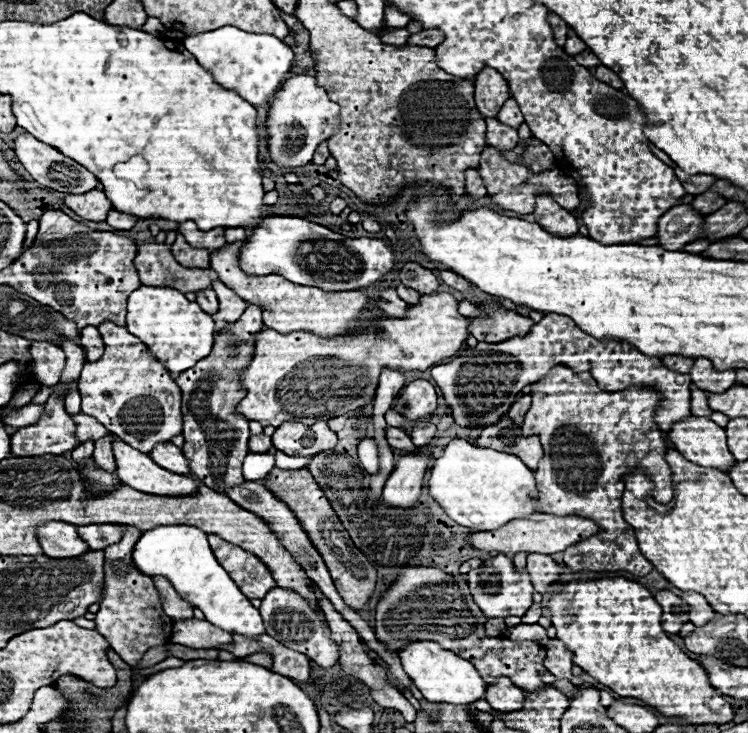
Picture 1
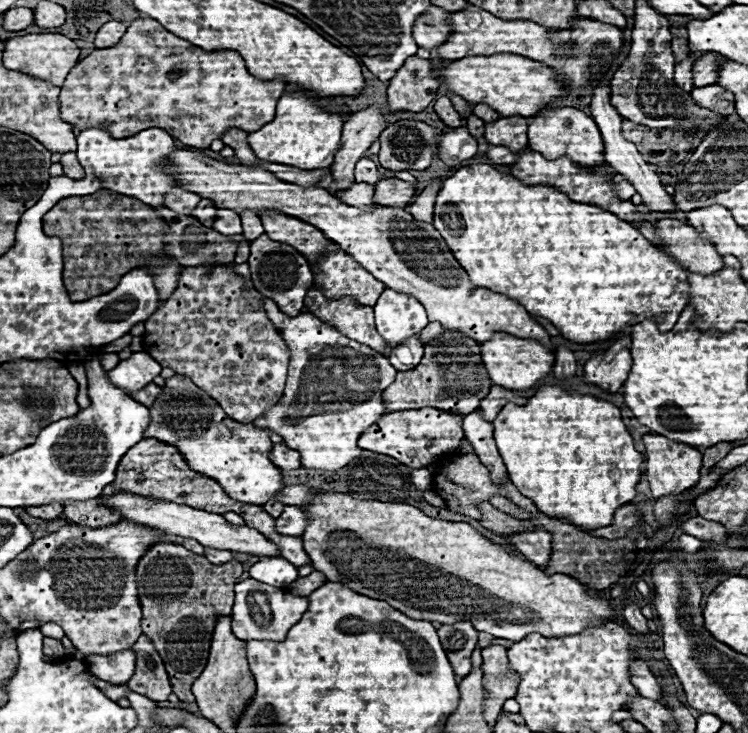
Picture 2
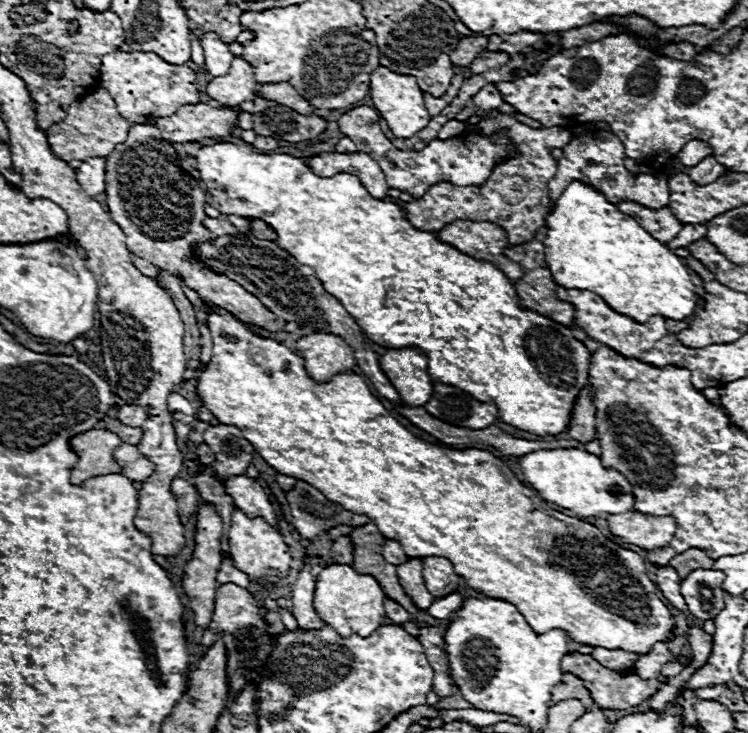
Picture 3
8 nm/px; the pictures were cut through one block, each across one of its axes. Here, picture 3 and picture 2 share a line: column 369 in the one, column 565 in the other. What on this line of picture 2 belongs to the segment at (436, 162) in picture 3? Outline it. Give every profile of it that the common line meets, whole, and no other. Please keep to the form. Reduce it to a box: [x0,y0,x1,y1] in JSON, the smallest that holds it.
[528,106,606,164]

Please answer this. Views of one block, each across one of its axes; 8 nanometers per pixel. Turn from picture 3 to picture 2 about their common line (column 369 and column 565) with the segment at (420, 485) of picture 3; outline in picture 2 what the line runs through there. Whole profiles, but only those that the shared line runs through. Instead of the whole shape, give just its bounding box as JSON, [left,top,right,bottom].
[494,386,644,528]

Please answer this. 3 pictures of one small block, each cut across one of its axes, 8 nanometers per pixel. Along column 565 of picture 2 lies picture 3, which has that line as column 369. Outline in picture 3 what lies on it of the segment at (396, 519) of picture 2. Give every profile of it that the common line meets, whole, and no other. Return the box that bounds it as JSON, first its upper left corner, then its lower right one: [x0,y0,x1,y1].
[314,564,386,638]

